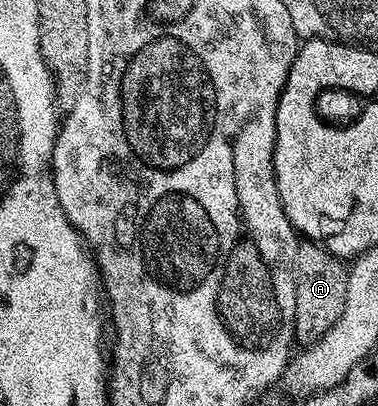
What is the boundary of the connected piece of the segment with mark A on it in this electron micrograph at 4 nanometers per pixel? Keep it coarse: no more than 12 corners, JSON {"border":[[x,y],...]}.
{"border":[[299,241],[294,341],[313,346],[340,320],[348,266]]}

